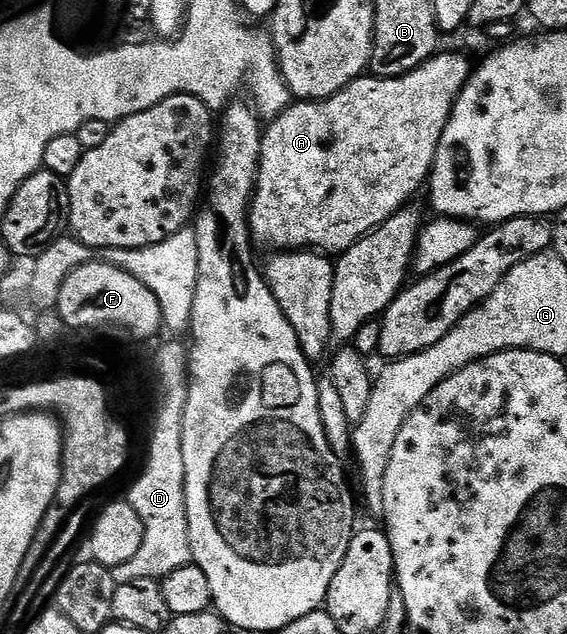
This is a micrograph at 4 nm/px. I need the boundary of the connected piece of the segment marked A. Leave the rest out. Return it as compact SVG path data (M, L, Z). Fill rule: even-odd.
M437 53L409 74L397 78L378 78L361 76L346 88L342 88L331 98L319 100L296 100L288 109L283 110L277 118L271 119L264 130L260 164L256 175L256 193L252 196L252 205L248 207L248 228L250 238L257 247L265 246L268 252L283 252L285 250L307 250L323 252L328 256L339 256L352 247L359 238L365 238L370 231L376 229L390 216L409 205L412 194L421 193L422 187L429 181L432 165L438 152L438 144L442 140L442 132L446 132L446 124L452 115L456 98L462 92L466 80L474 69L473 63L468 63L464 54Z

